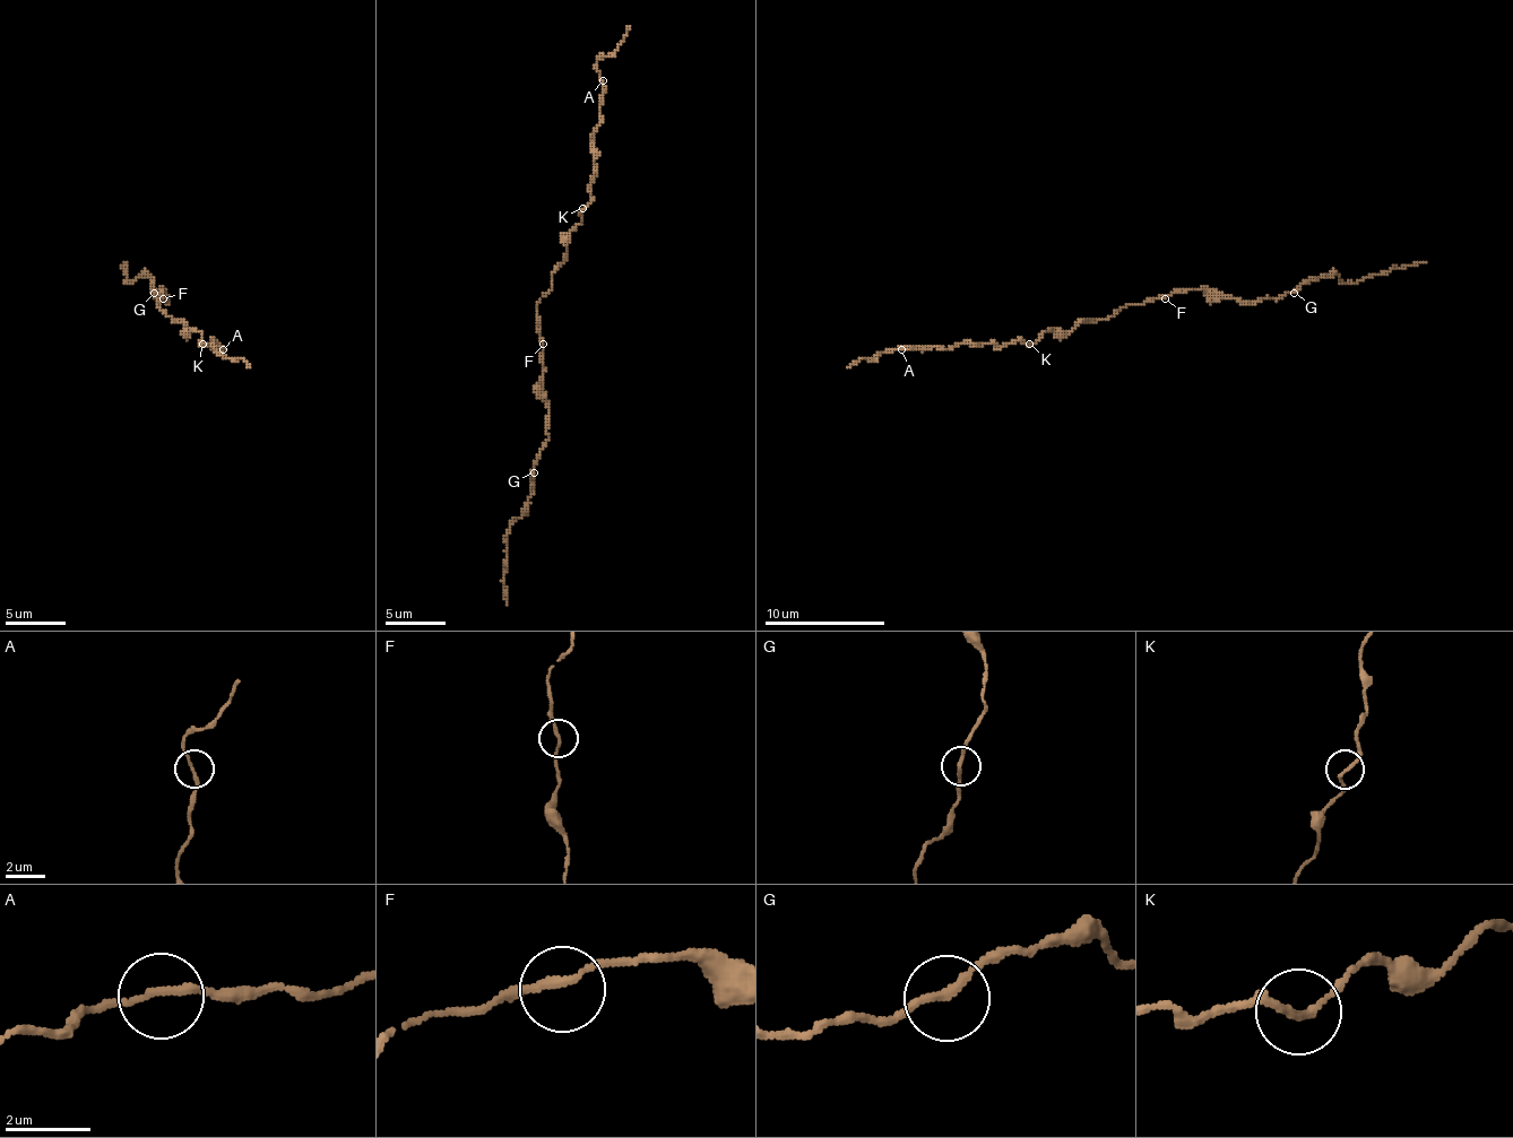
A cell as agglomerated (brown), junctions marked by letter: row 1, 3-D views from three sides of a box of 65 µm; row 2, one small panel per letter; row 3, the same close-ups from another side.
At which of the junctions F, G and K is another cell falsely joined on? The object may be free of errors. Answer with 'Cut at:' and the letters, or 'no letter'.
Cut at: no letter

